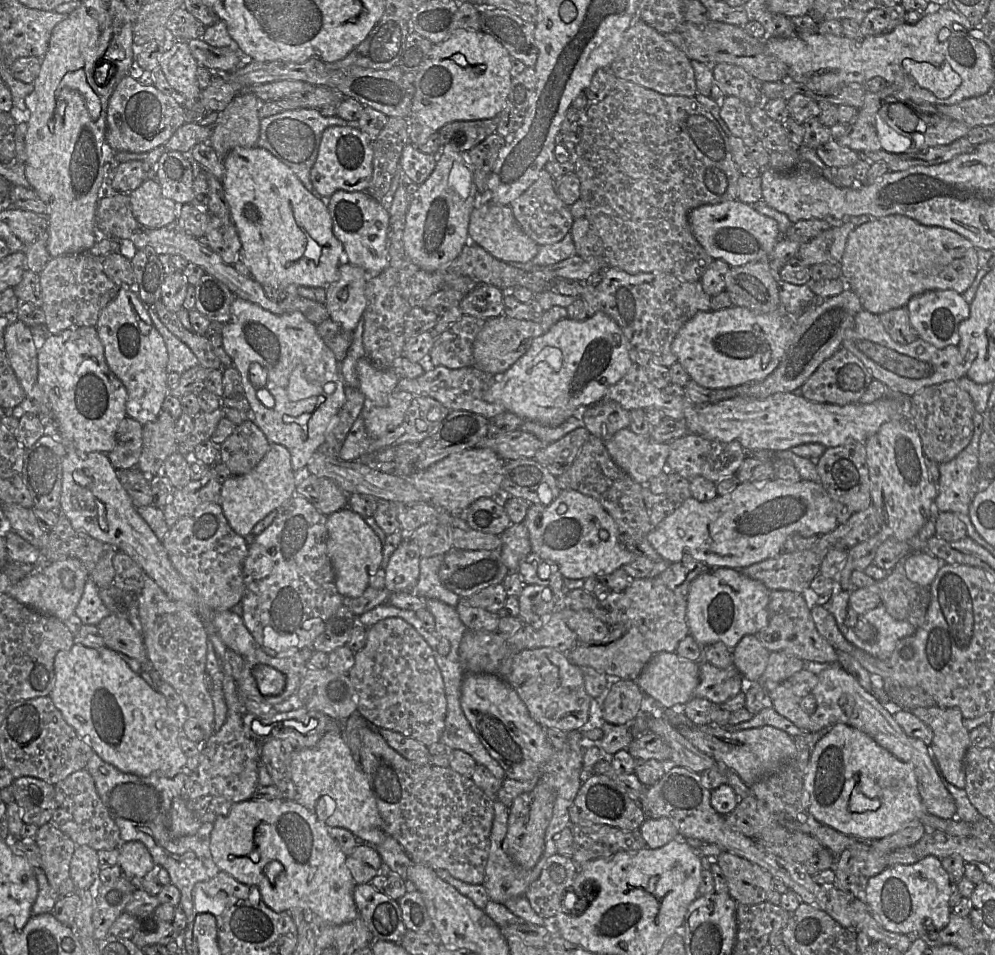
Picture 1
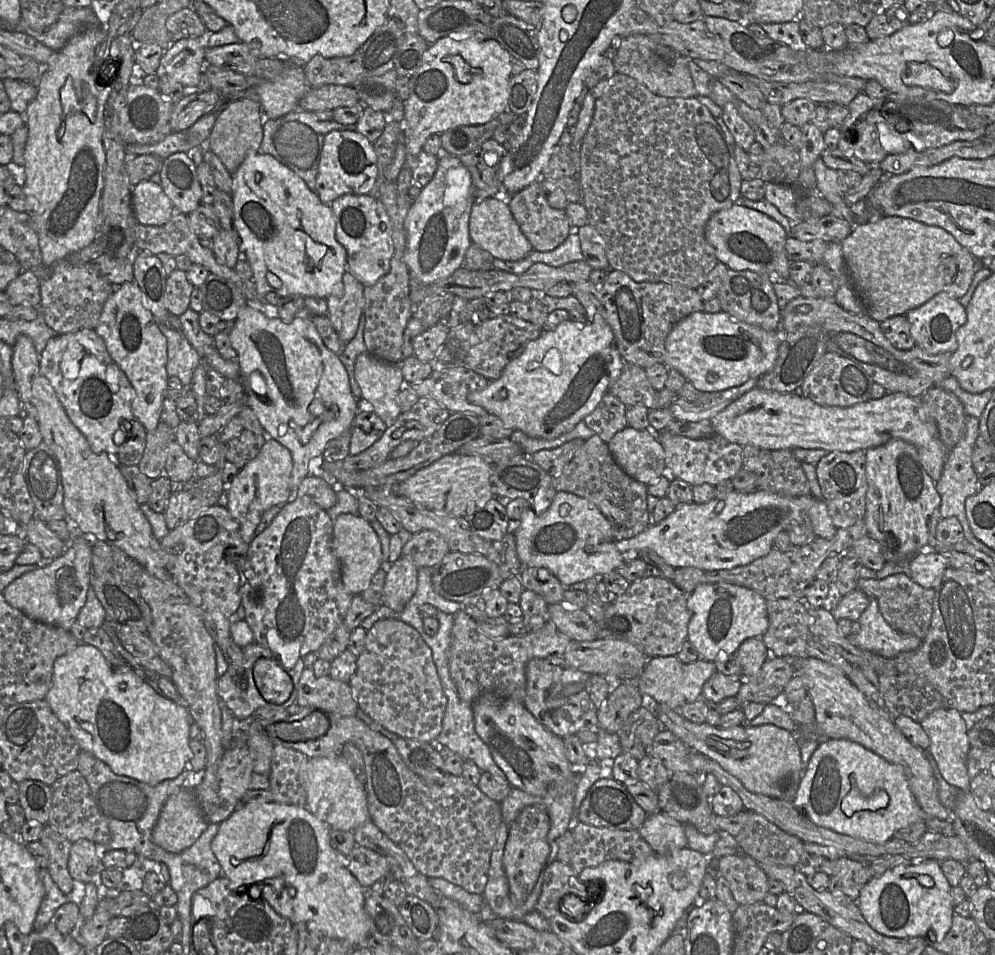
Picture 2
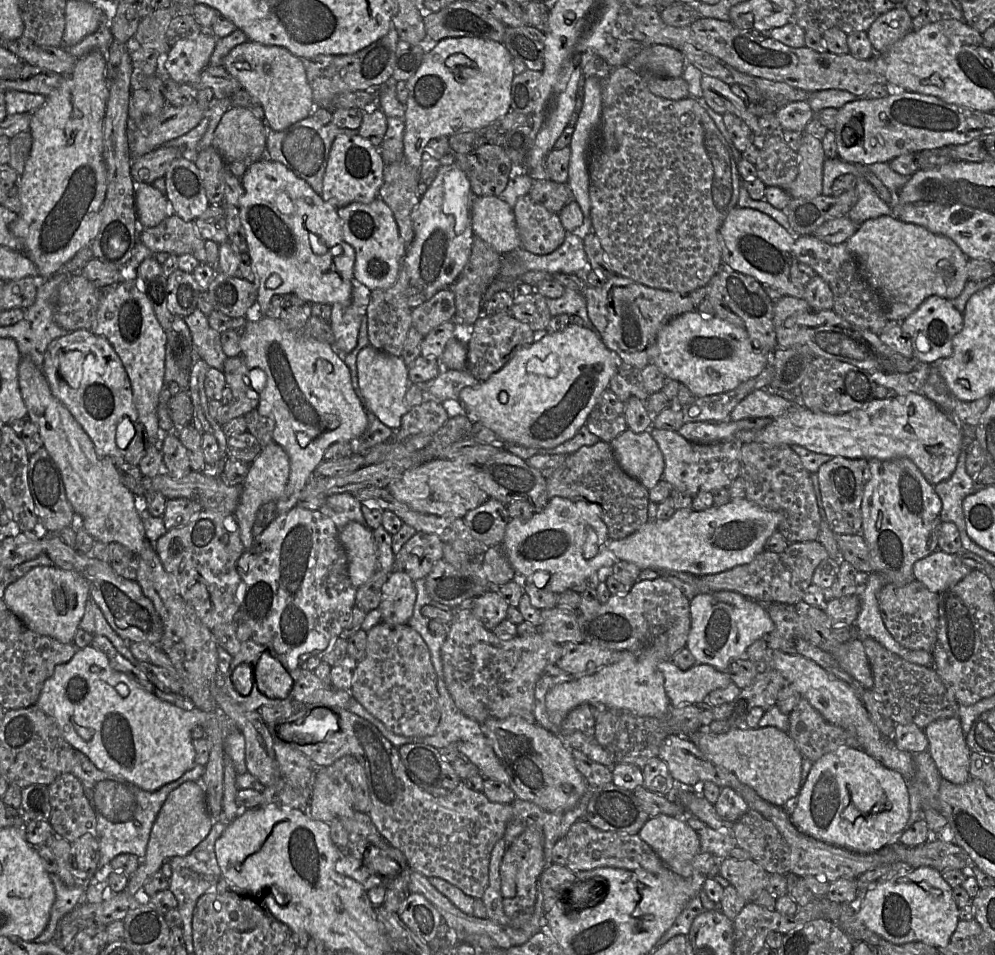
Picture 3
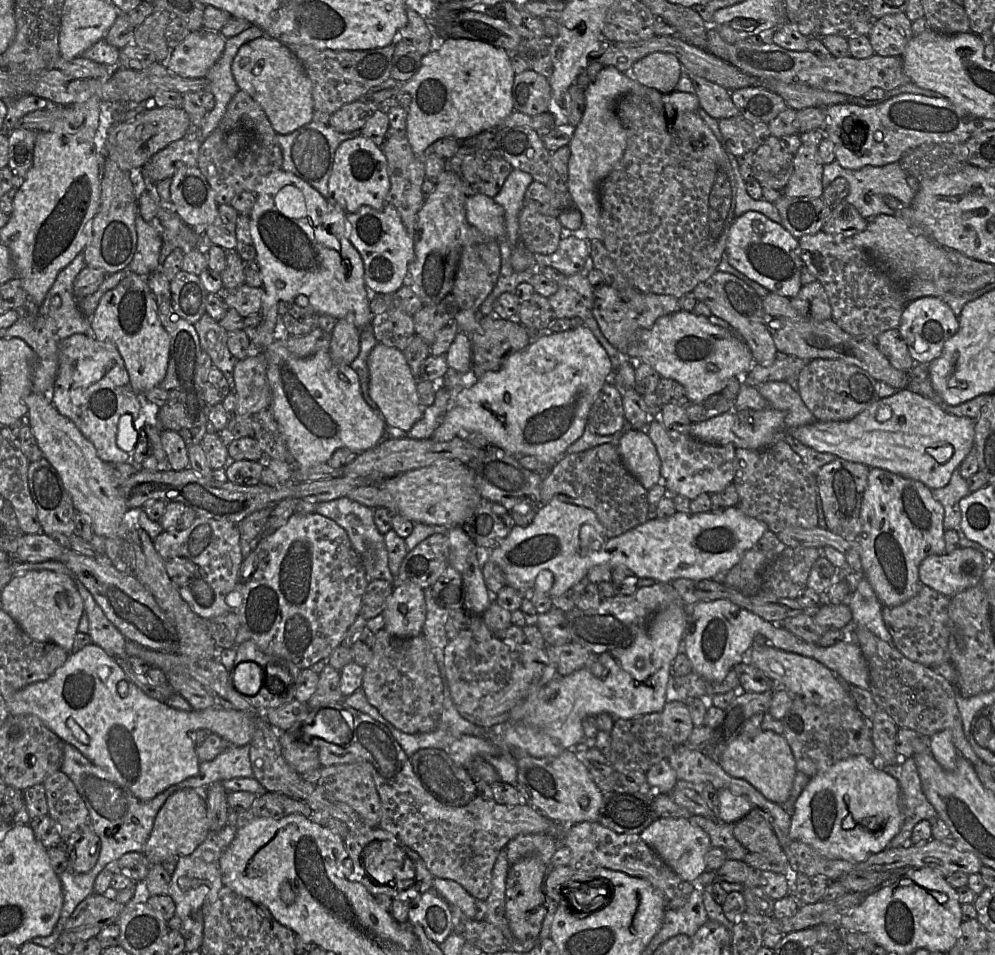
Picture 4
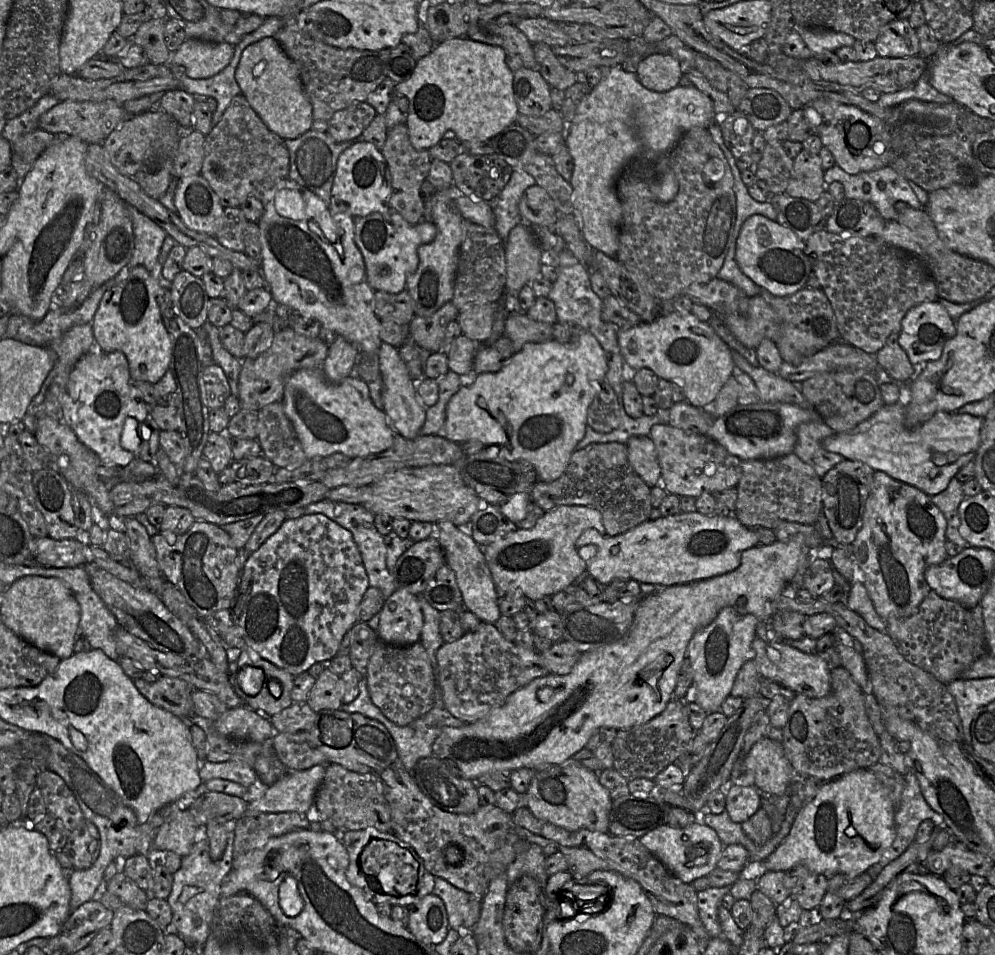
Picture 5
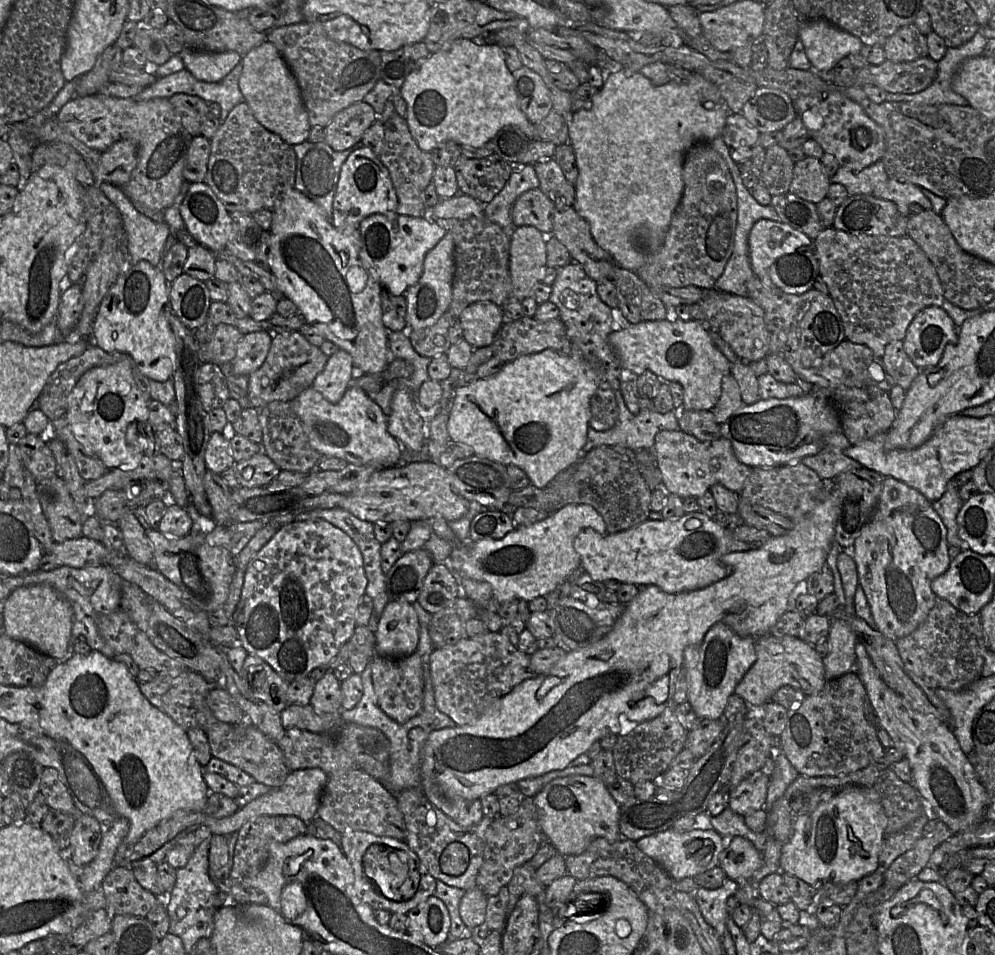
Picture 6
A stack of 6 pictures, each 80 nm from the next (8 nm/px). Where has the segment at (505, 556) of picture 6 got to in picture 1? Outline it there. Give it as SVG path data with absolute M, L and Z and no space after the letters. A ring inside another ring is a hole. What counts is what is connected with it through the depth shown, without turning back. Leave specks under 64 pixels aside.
M562 490L548 506L531 505L523 522L529 532L532 552L556 563L567 579L609 574L638 557L620 543L614 519L599 501L575 490Z

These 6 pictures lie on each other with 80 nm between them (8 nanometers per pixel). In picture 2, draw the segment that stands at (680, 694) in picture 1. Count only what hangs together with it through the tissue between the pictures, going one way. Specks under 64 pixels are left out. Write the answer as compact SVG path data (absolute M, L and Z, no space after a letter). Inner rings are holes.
M656 656L649 658L637 679L637 687L642 695L652 697L658 704L666 704L671 709L699 699L705 682L717 671L714 662L699 659L683 663L675 656Z

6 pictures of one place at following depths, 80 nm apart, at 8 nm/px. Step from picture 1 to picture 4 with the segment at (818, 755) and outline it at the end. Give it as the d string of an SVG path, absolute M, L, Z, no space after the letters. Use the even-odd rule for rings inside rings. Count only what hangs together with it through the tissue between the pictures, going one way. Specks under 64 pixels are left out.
M865 756L841 760L825 772L810 778L794 804L790 837L810 845L829 859L842 859L852 863L863 862L886 849L900 831L903 815L899 806L899 793L898 780L876 767L873 761Z

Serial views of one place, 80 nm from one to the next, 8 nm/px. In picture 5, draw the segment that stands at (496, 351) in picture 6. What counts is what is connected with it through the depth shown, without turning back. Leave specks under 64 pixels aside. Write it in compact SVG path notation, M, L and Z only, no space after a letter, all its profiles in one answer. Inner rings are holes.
M525 314L506 320L504 334L512 342L514 354L527 343L543 343L553 339L553 324L537 322Z

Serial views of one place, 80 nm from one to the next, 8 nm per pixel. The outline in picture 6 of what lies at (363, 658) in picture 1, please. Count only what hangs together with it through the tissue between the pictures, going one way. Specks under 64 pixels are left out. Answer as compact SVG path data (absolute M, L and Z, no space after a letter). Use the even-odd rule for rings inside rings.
M417 652L401 658L374 656L370 667L377 704L384 713L403 724L421 712L424 700L424 678L422 660Z

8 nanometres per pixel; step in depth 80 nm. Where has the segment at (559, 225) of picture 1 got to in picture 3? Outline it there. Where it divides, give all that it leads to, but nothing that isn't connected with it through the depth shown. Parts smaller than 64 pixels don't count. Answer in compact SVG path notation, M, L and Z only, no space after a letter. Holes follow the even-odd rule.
M526 194L513 208L521 247L536 255L548 255L563 243L566 230L558 214L532 200Z

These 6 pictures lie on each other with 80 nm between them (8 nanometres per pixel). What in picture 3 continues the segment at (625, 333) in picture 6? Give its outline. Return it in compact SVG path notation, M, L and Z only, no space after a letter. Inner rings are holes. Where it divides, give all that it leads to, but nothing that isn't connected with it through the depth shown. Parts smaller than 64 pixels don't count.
M695 310L692 312L684 313L682 315L679 315L671 319L659 330L656 337L656 356L654 357L652 364L656 365L659 368L659 370L664 374L665 377L672 378L674 380L677 380L679 383L685 384L696 397L703 397L703 396L724 393L737 388L741 383L760 374L761 371L767 365L770 364L770 358L771 358L771 354L762 352L761 350L754 347L747 332L743 328L718 317L711 317L711 315L701 316L699 312Z

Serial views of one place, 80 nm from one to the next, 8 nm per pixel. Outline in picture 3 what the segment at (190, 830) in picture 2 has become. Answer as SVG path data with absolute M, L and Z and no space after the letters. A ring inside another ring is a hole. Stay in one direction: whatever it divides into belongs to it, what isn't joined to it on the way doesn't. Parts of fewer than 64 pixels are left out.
M185 782L172 791L160 809L153 824L146 854L140 859L137 871L129 876L125 892L134 896L143 887L149 876L159 871L165 862L173 857L189 854L209 834L214 820L206 804L206 797L200 783Z

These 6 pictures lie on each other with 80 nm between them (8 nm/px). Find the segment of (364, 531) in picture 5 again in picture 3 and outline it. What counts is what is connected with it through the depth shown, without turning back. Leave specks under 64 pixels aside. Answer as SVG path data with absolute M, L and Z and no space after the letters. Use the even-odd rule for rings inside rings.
M351 493L334 494L327 497L319 511L329 517L340 531L351 521L366 525L361 511L362 504Z

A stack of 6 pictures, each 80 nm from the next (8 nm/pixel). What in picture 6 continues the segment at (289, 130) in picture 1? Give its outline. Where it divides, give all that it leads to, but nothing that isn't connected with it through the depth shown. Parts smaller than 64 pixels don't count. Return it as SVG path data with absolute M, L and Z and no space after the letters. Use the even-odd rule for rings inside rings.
M324 141L292 145L297 158L295 189L316 203L332 221L333 200L337 189L341 167L348 156L356 149L363 147L359 142L344 151L335 151Z

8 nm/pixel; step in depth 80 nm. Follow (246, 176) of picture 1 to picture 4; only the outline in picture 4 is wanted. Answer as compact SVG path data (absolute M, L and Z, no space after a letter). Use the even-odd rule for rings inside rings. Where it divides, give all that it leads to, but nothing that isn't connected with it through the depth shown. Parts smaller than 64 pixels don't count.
M283 169L268 174L252 193L255 203L248 216L249 227L264 289L261 321L247 332L252 348L264 350L276 339L280 301L286 302L296 314L328 314L337 320L349 319L360 330L370 327L373 313L367 297L363 260L348 238L347 212L338 204L331 204L306 181Z

